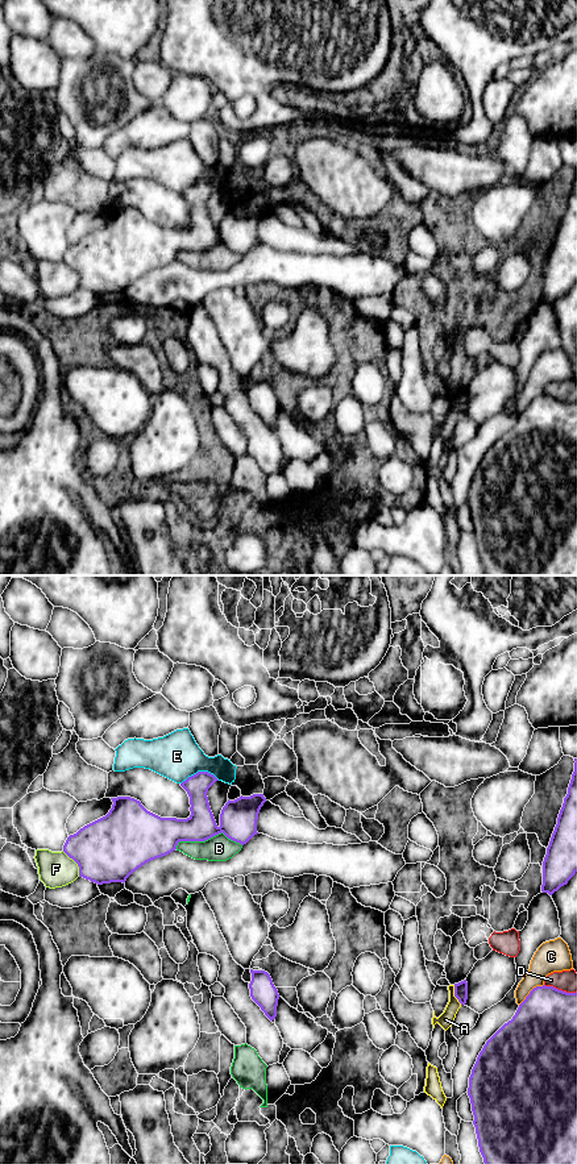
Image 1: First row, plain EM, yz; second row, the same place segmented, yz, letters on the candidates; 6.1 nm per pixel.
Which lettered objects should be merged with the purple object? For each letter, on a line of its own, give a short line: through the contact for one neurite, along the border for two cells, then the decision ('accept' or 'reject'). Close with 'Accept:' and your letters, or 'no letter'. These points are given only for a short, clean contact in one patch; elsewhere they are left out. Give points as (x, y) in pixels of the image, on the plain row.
A: line yz (453, 395), (453, 406), (461, 414); reject
B: reject
C: reject
D: reject
E: reject
F: reject
Accept: no letter

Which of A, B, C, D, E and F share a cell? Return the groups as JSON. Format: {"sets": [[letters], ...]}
{"sets": [["A"], ["B", "D"], ["C"], ["E"], ["F"]]}

